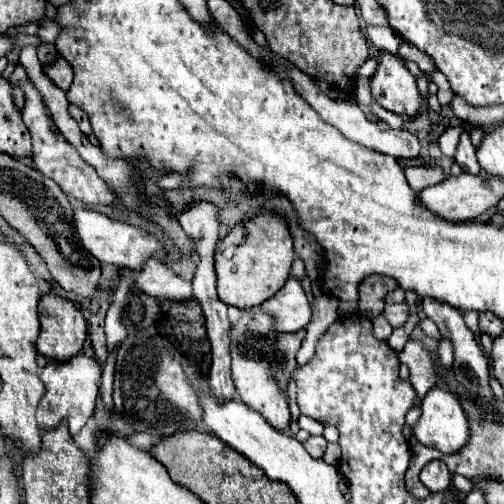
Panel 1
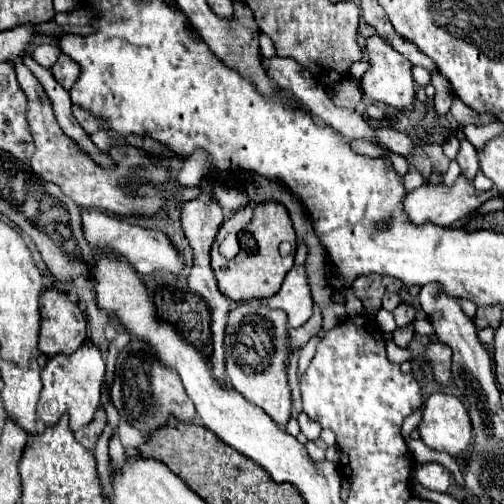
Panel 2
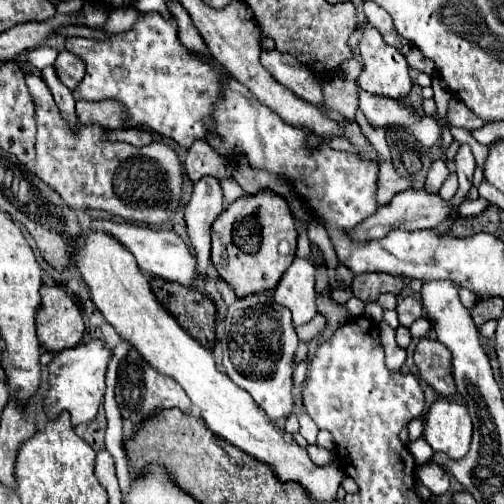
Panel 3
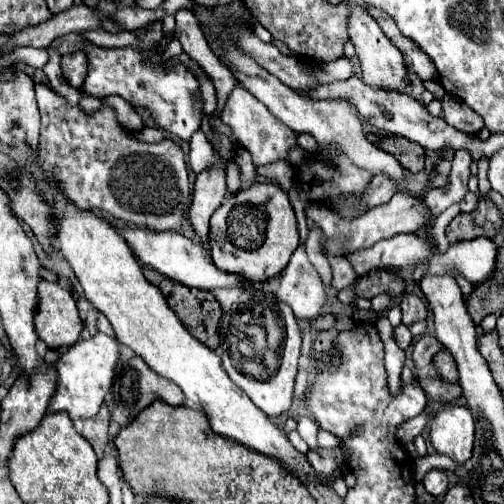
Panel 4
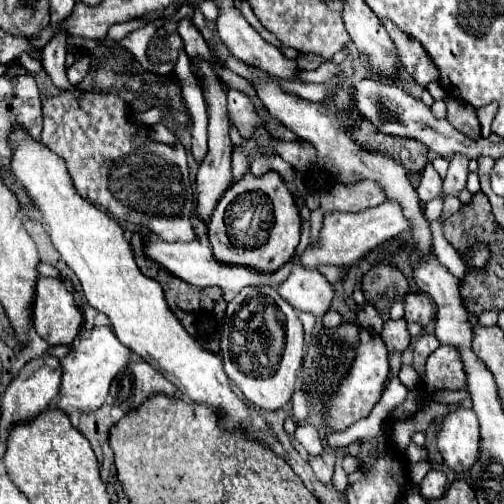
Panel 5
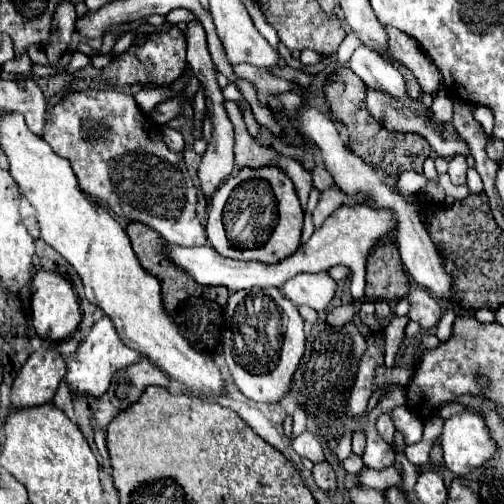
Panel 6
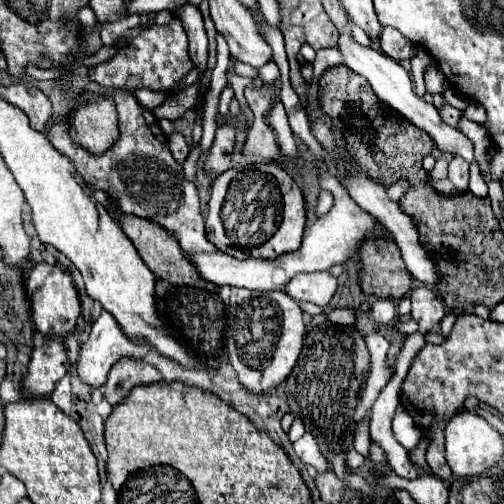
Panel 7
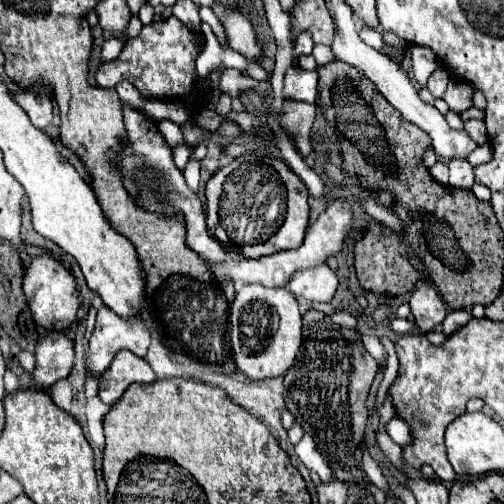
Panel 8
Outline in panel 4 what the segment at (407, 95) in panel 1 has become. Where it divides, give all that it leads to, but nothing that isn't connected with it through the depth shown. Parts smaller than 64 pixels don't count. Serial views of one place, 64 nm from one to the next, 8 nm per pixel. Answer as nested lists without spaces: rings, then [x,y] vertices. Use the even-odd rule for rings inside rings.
[[[354,6],[348,20],[350,20],[348,22],[350,24],[350,40],[356,46],[356,54],[358,54],[360,68],[362,68],[360,78],[372,88],[386,88],[386,90],[394,90],[394,92],[404,90],[408,86],[408,70],[406,70],[400,50],[396,46],[392,46],[392,42],[384,36],[382,28],[376,22],[372,22],[372,18],[366,14],[364,8]]]

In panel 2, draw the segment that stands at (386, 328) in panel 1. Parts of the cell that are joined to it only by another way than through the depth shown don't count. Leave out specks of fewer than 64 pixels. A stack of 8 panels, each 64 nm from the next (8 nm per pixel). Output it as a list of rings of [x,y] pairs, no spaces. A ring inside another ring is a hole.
[[[384,308],[376,314],[376,322],[378,322],[380,330],[382,330],[382,332],[386,332],[386,334],[392,334],[392,332],[398,328],[398,326],[396,326],[396,322],[394,322],[392,312],[386,312]]]

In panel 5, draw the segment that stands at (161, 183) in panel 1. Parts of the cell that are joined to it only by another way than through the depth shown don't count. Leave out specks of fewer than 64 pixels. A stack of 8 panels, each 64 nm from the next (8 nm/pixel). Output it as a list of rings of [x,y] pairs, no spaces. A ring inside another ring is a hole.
[[[180,51],[174,73],[182,84],[182,94],[193,123],[192,152],[194,153],[194,158],[202,158],[202,156],[204,156],[202,150],[204,150],[206,146],[208,152],[208,116],[202,88],[190,69],[190,58],[185,51]]]

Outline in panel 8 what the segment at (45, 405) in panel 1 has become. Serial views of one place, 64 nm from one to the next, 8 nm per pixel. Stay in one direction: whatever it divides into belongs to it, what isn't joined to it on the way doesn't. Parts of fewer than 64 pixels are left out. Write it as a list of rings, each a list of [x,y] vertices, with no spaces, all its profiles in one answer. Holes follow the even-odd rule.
[[[100,308],[98,310],[98,318],[96,318],[96,326],[94,332],[88,340],[88,350],[86,350],[86,374],[90,374],[92,378],[100,378],[112,364],[114,356],[120,350],[130,350],[132,354],[138,354],[140,358],[146,356],[148,346],[150,346],[150,330],[146,320],[136,318],[136,320],[124,320],[120,316],[116,316],[110,308]]]

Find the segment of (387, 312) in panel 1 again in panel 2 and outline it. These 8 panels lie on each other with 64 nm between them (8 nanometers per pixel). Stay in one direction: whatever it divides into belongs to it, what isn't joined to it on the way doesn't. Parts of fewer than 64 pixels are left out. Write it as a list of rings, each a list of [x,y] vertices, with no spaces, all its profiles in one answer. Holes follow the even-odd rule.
[[[402,302],[400,306],[396,306],[394,308],[394,320],[396,320],[396,324],[402,328],[402,326],[406,326],[406,324],[410,324],[414,318],[416,318],[416,308],[414,306],[410,306],[410,304],[406,304],[406,302]]]

